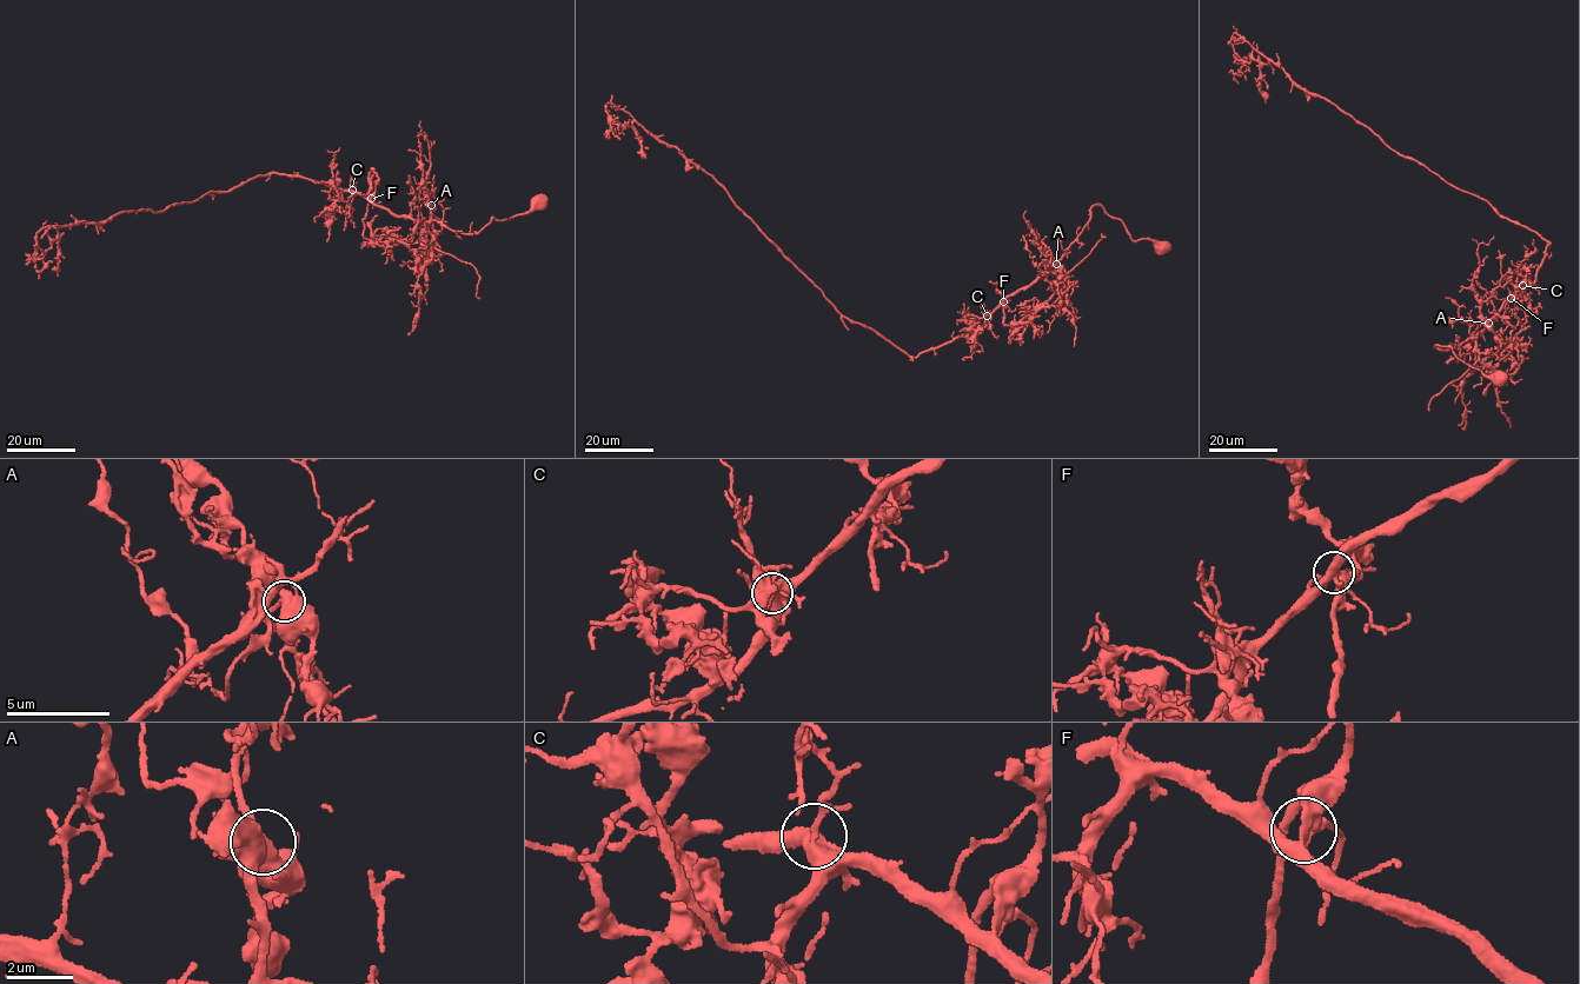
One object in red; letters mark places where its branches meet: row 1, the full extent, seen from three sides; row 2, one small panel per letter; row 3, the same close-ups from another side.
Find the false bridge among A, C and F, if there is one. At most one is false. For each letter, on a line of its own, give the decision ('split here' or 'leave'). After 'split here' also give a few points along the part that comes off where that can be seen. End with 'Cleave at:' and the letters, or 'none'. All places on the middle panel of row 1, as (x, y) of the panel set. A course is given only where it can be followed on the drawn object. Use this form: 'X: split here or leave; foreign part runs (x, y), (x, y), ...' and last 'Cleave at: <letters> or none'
A: leave
C: leave
F: split here; foreign part runs (1003, 301), (1002, 324), (1014, 326), (1051, 296), (1062, 278), (1102, 237), (1101, 234), (1106, 237)
Cleave at: F

